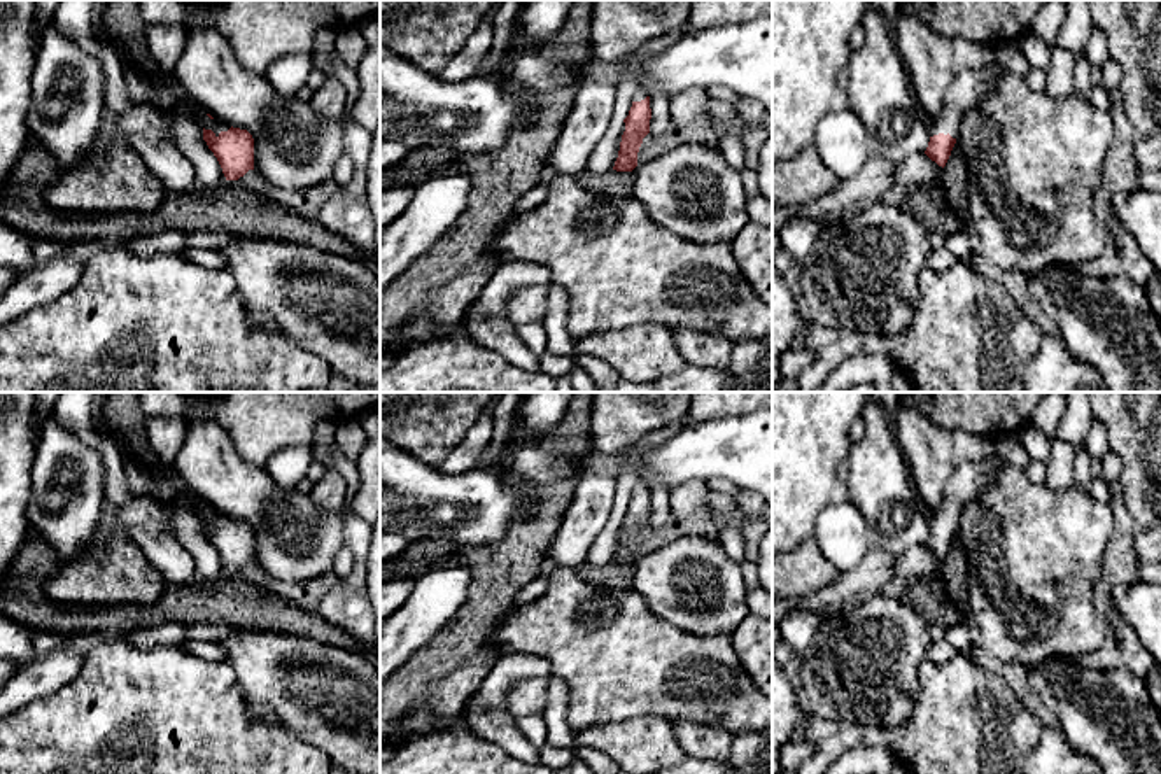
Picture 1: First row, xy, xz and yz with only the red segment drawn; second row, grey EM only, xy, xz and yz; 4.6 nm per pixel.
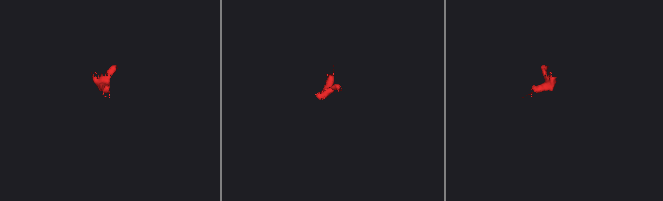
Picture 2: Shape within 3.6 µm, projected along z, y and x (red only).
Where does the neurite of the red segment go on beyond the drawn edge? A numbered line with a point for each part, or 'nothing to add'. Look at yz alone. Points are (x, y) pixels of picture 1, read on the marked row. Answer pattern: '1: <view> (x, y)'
1: yz (971, 86)

